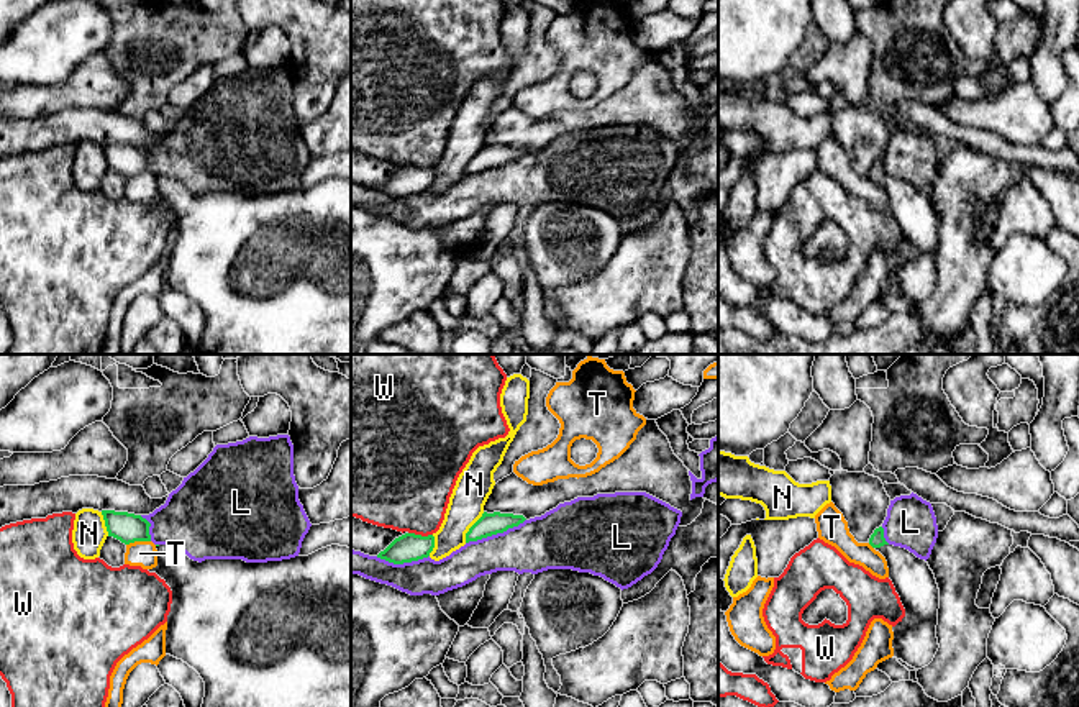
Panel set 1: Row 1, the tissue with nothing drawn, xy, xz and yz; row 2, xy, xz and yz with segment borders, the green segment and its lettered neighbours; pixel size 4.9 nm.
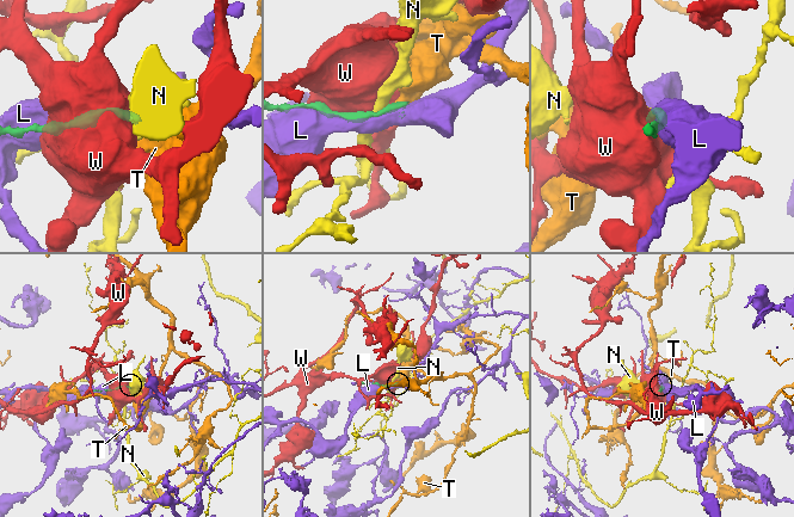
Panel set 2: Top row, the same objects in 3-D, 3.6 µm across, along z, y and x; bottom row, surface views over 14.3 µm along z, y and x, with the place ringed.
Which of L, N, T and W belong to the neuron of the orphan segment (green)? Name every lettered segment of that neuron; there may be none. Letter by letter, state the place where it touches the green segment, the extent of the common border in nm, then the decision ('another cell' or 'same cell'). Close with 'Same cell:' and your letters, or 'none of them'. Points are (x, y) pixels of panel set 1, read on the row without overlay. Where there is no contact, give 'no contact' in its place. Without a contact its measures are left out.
L: meets green in xz at (496, 166); contact 320 nm long; another cell
N: meets green in xz at (471, 159); contact 180 nm long; another cell
T: meets green in xy at (138, 173); contact 120 nm long; another cell
W: meets green in xz at (420, 168); contact 120 nm long; another cell
Same cell: none of them

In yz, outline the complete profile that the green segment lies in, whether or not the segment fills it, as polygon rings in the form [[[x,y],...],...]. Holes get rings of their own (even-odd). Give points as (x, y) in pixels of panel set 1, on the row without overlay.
[[[882,159],[874,162],[869,177],[886,190],[889,212],[905,241],[905,249],[892,259],[894,290],[922,302],[933,294],[940,281],[936,271],[940,221],[935,207],[925,192],[889,177]]]

